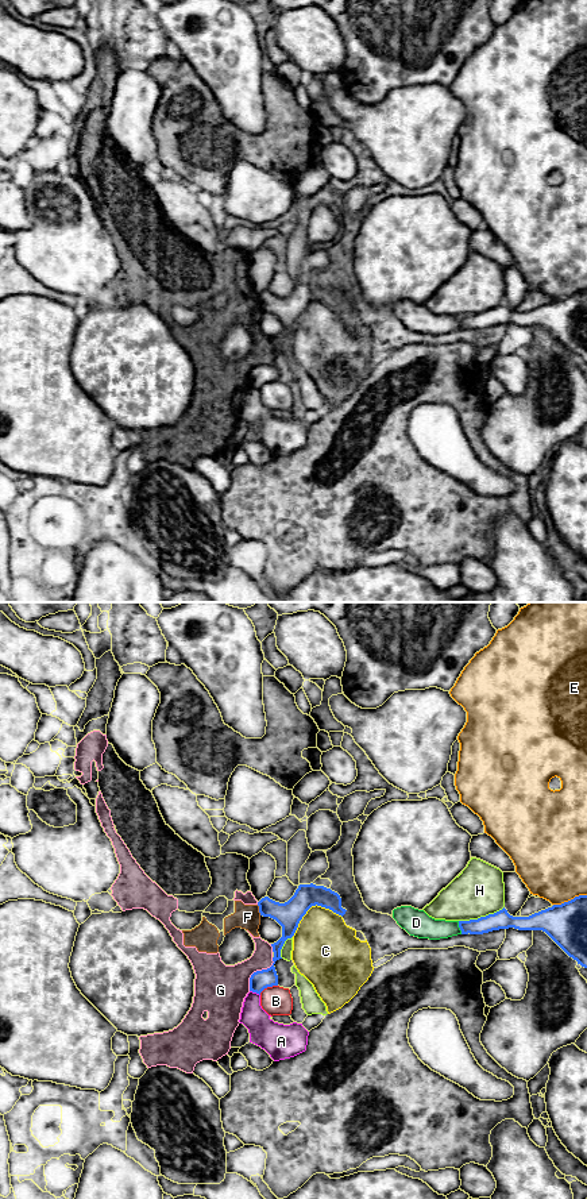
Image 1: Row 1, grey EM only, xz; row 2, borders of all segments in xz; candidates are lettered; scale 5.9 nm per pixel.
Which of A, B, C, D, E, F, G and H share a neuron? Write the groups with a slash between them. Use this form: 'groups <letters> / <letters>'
groups A / B / C / D / E / F G / H

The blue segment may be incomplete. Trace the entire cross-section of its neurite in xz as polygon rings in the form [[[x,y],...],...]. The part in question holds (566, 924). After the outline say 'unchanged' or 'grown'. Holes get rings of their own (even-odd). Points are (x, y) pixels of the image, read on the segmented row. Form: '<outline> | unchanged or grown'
[[[587,895],[553,905],[529,917],[513,917],[502,910],[478,920],[459,921],[462,934],[483,934],[514,928],[545,932],[569,957],[587,968]]] | unchanged

